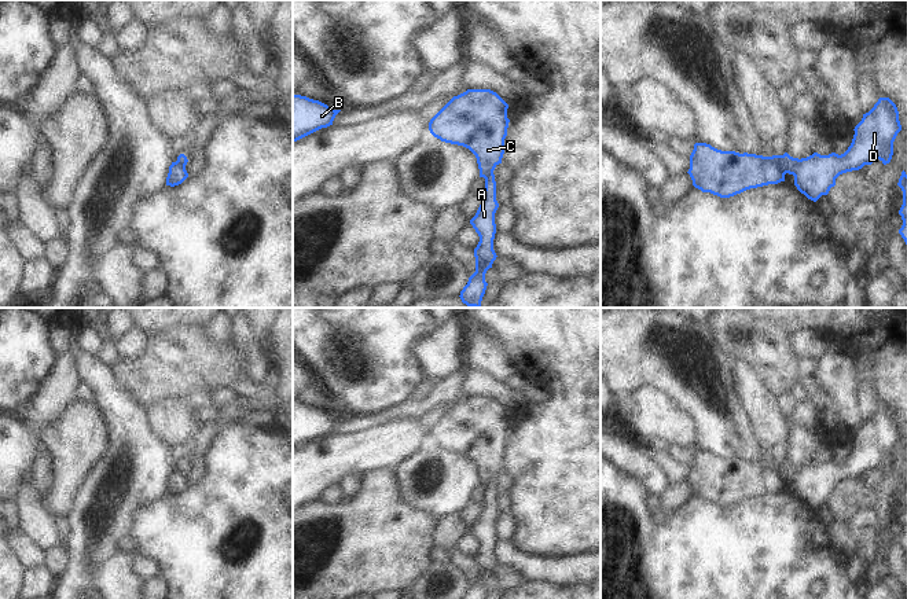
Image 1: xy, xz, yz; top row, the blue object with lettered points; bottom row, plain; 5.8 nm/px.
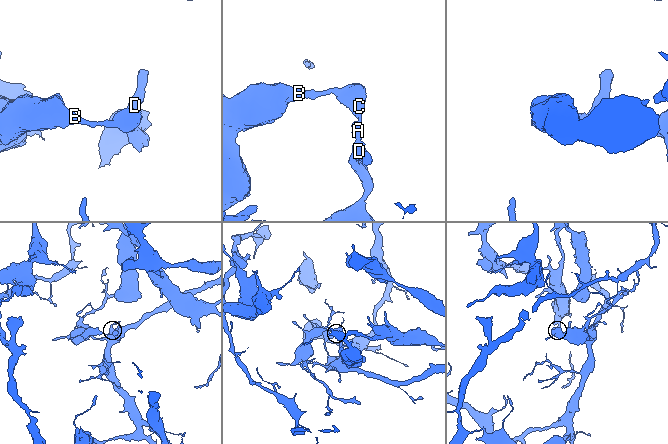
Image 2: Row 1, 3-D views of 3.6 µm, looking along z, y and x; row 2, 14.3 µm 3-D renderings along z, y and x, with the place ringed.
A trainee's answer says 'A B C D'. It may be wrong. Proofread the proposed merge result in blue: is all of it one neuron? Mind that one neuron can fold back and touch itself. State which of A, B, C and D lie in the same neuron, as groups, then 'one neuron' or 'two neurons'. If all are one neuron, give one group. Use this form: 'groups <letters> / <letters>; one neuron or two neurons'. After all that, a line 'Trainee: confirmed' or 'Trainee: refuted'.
groups A D / B C; two neurons
Trainee: refuted

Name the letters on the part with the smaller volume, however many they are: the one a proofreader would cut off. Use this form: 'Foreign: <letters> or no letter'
Foreign: B, C

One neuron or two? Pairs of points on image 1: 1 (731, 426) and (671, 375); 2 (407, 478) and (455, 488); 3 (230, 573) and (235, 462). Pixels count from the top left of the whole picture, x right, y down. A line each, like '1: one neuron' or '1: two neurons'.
1: one neuron
2: one neuron
3: one neuron

